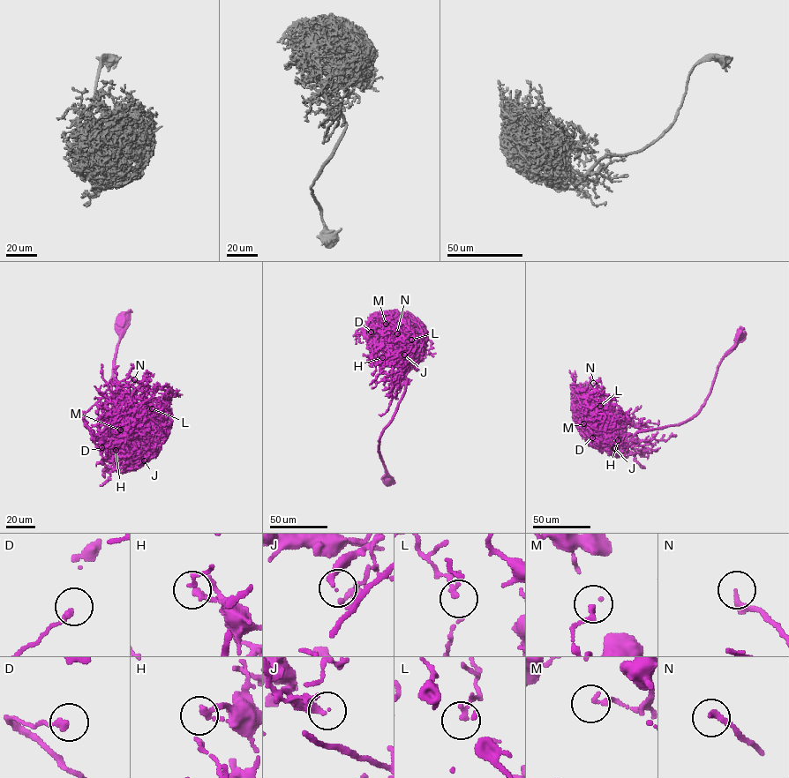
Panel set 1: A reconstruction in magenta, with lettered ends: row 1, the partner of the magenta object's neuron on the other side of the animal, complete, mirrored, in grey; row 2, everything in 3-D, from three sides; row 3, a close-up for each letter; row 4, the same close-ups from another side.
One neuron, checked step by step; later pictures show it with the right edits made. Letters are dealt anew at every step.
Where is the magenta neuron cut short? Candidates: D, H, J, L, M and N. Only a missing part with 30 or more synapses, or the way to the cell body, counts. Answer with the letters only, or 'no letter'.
no letter

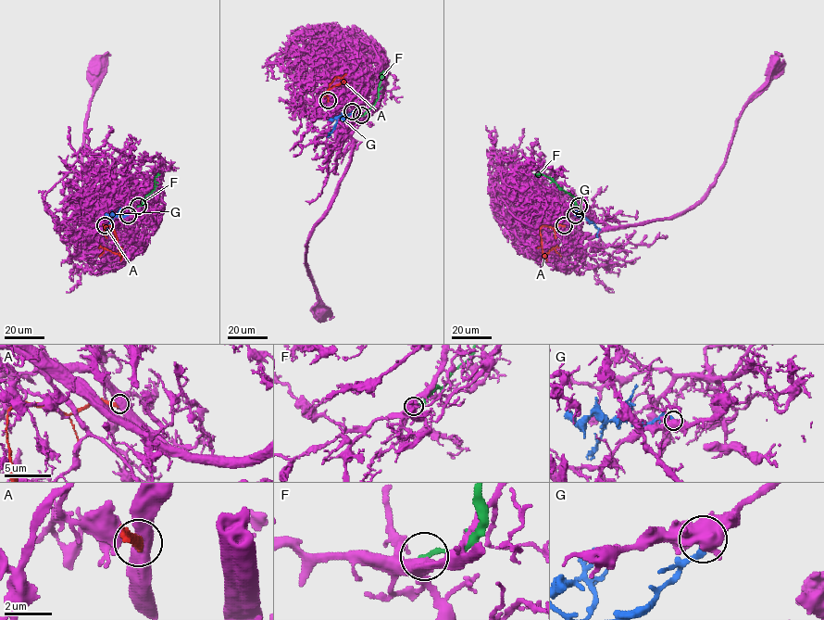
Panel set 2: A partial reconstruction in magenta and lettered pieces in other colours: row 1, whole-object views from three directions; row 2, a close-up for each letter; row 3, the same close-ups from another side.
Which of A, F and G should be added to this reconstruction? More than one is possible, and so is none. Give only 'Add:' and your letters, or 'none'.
Add: G

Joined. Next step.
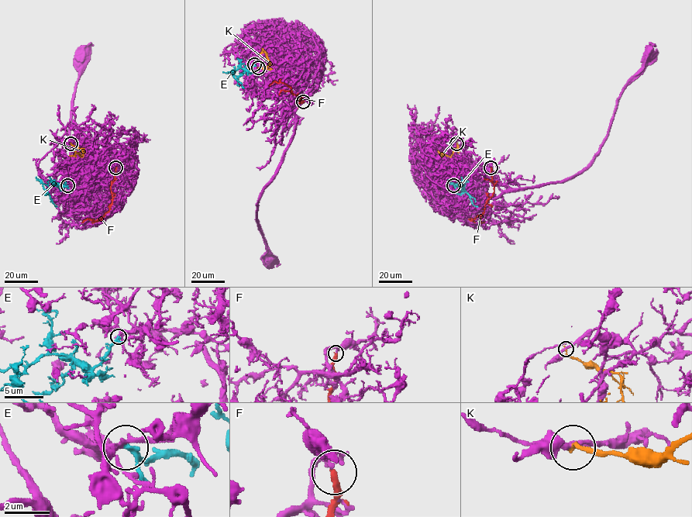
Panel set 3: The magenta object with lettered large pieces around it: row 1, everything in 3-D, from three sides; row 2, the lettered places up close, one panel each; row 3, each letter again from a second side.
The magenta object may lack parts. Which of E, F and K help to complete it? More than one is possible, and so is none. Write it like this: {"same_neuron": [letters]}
{"same_neuron": ["E"]}

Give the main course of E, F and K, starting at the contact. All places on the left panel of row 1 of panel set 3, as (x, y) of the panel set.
E: (67, 186), (52, 186), (46, 191), (56, 206)
F: (115, 167), (114, 180), (110, 187), (112, 202), (109, 210), (97, 220), (86, 218), (81, 222)
K: (70, 143), (82, 149), (84, 156), (76, 153), (70, 155)

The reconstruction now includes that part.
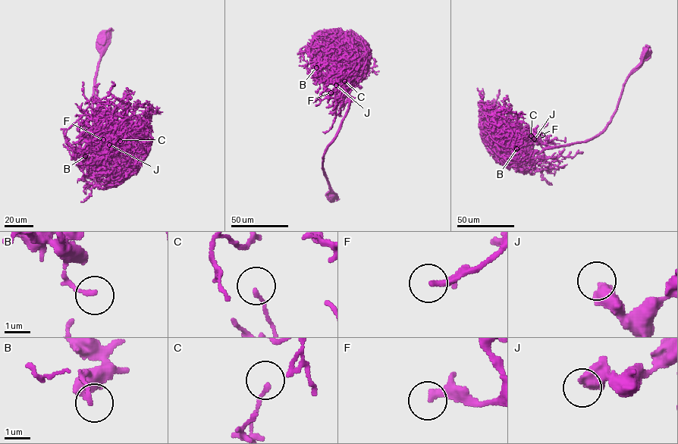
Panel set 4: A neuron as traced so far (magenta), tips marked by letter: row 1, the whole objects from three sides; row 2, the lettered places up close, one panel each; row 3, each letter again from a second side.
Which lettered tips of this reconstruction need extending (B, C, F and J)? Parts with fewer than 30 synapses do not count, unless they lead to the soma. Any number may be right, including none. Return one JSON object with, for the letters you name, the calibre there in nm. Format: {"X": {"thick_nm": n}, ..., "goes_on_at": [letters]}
{"F": {"thick_nm": 200}, "goes_on_at": ["F"]}

